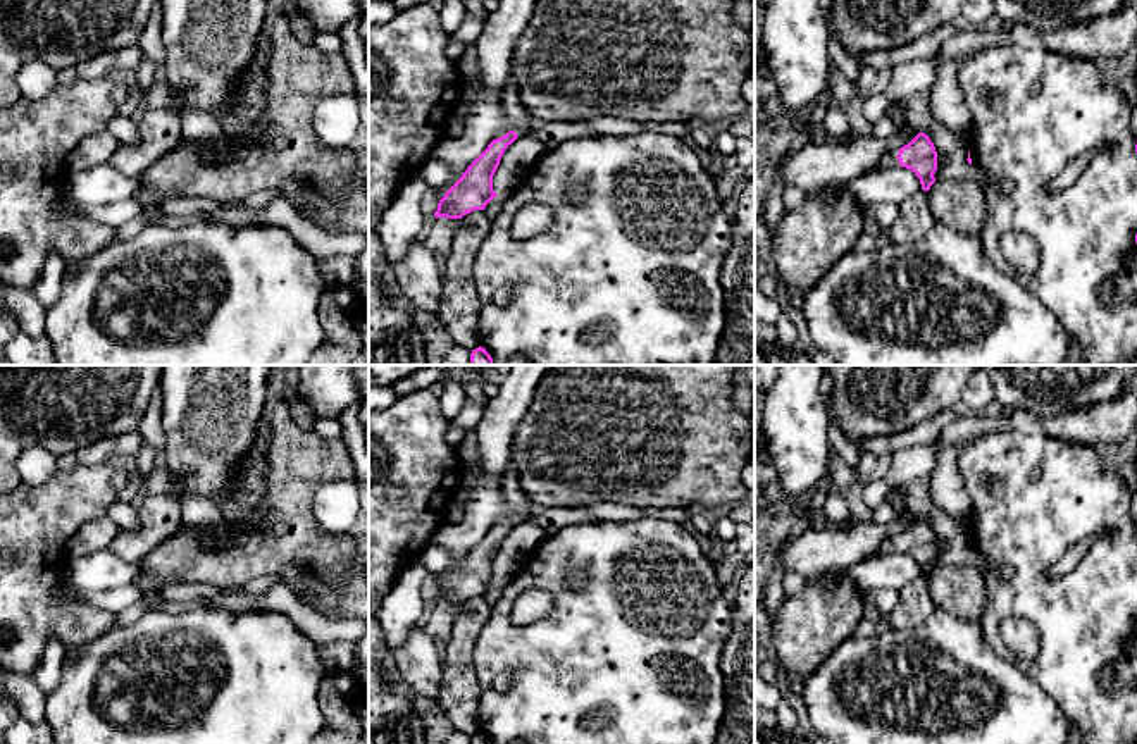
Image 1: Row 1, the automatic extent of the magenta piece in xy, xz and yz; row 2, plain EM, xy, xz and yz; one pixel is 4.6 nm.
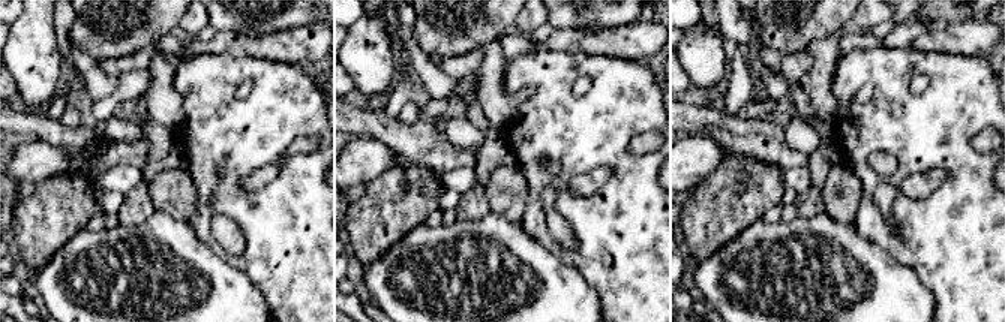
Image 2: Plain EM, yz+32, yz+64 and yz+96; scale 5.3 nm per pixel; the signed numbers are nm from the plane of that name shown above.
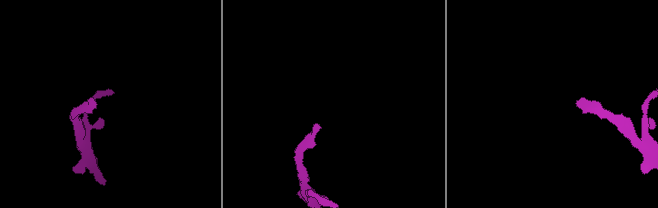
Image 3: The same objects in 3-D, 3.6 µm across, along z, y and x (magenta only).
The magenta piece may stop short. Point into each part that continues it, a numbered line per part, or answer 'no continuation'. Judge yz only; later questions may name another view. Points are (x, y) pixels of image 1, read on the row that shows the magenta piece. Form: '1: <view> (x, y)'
1: yz (891, 159)

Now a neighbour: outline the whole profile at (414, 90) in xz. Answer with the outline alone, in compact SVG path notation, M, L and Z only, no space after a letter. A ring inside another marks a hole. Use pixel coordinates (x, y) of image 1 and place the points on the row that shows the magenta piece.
M429 2L403 9L384 24L369 24L369 229L372 231L401 188L419 177L422 164L446 136L446 124L457 112L460 76L457 62L444 55L448 40L439 12Z

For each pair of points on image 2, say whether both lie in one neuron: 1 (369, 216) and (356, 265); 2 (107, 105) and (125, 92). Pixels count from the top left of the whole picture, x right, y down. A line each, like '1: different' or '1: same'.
1: different
2: same

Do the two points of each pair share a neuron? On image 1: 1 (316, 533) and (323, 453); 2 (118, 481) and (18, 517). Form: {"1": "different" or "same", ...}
{"1": "same", "2": "different"}

